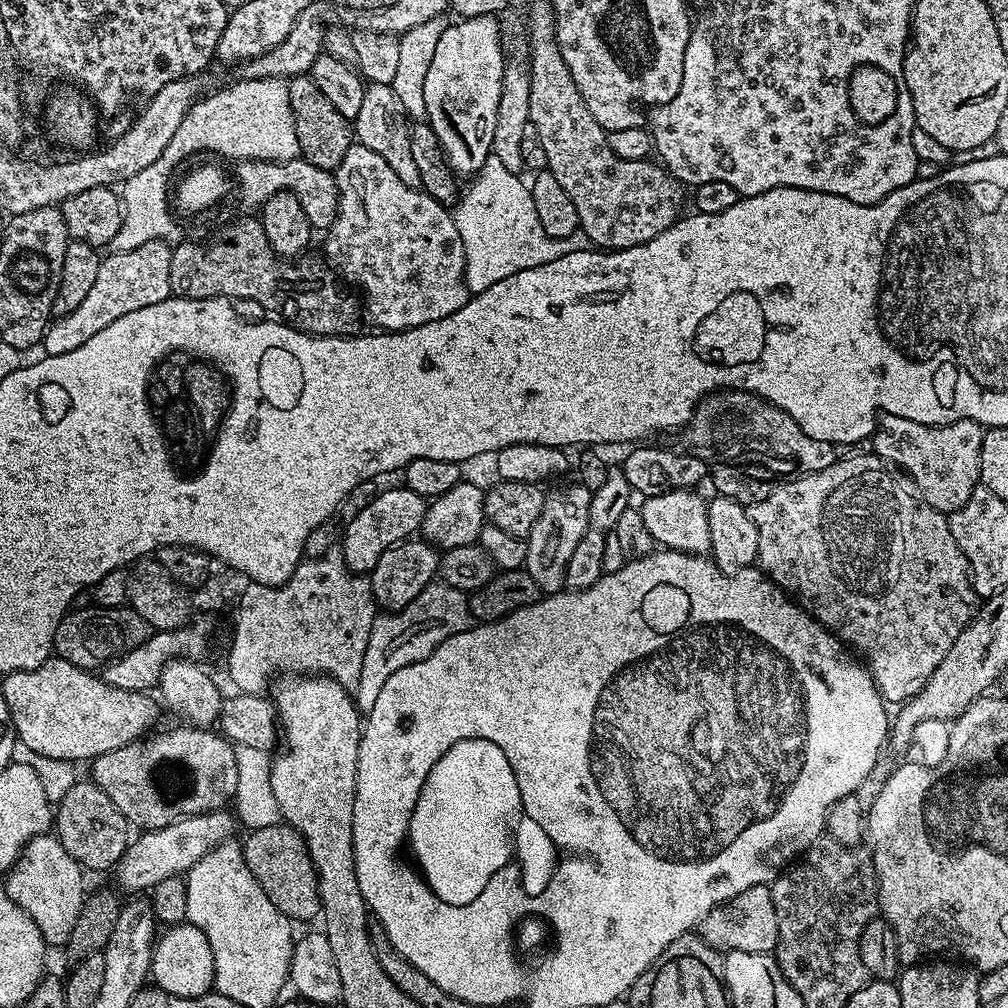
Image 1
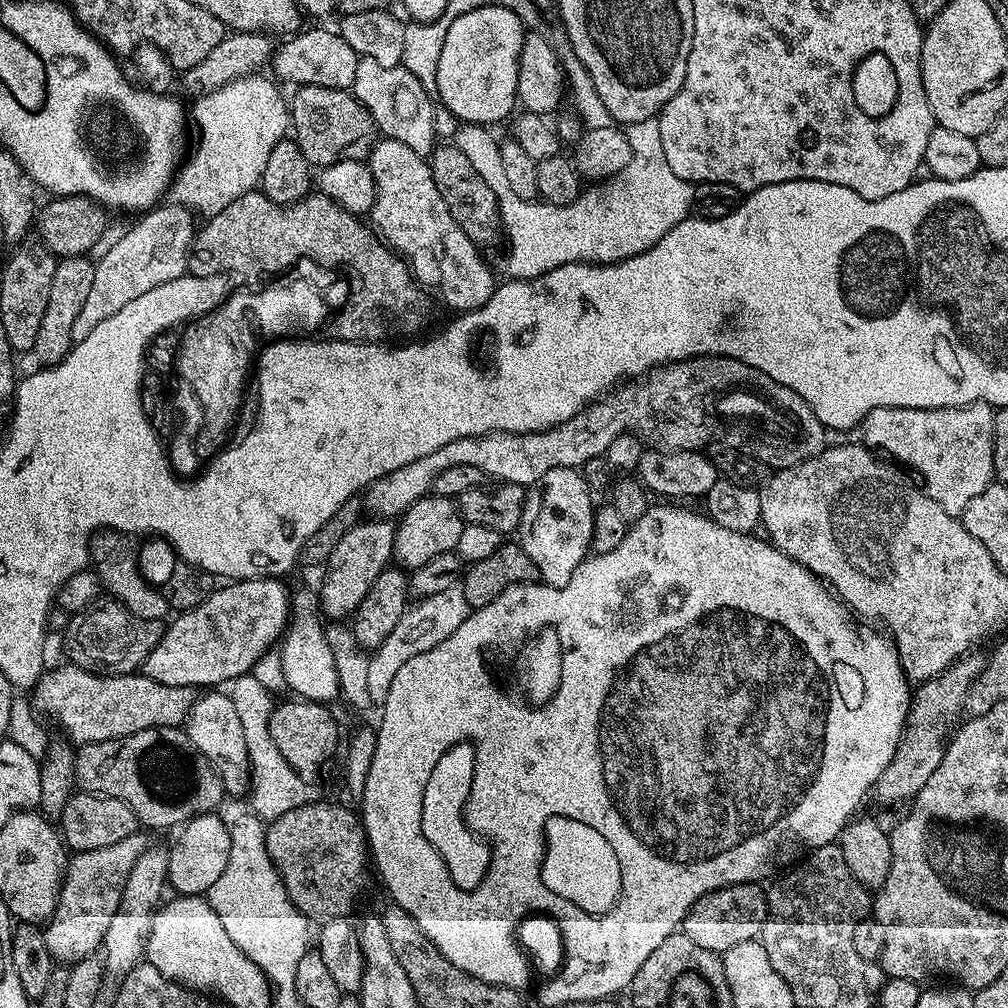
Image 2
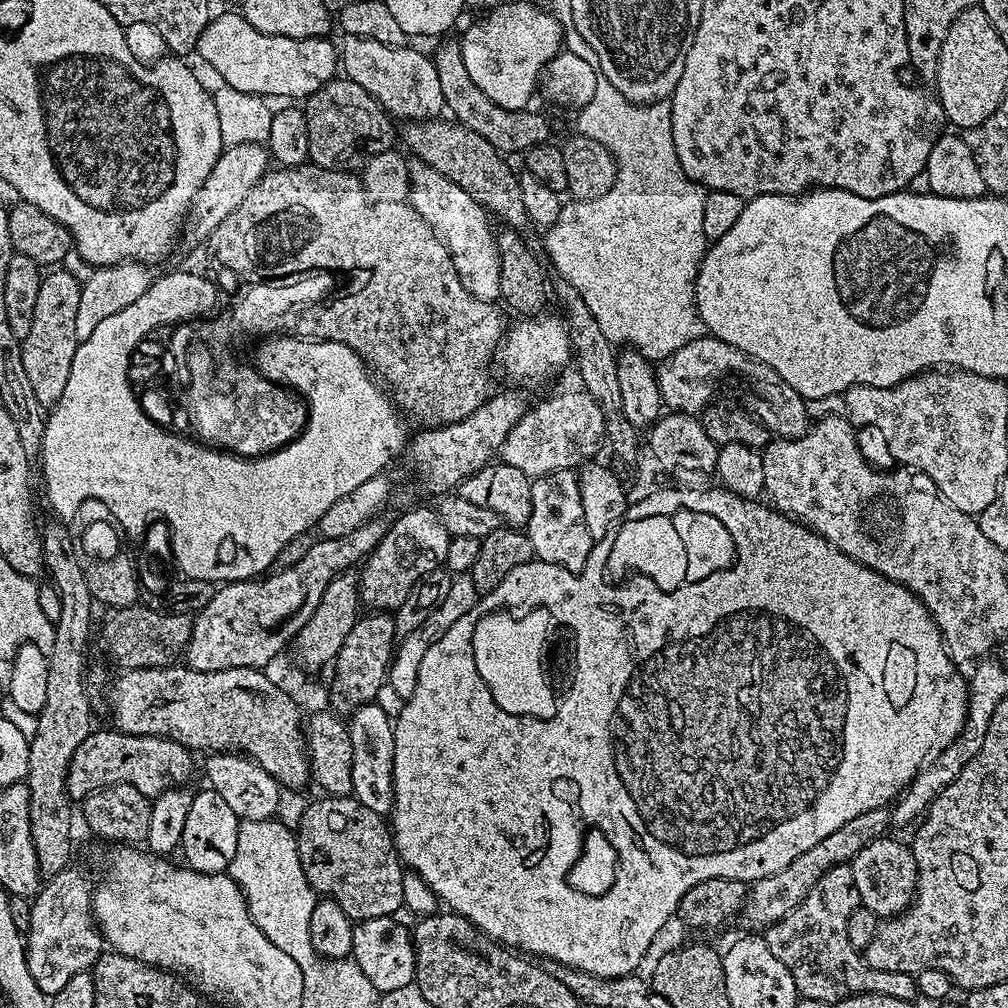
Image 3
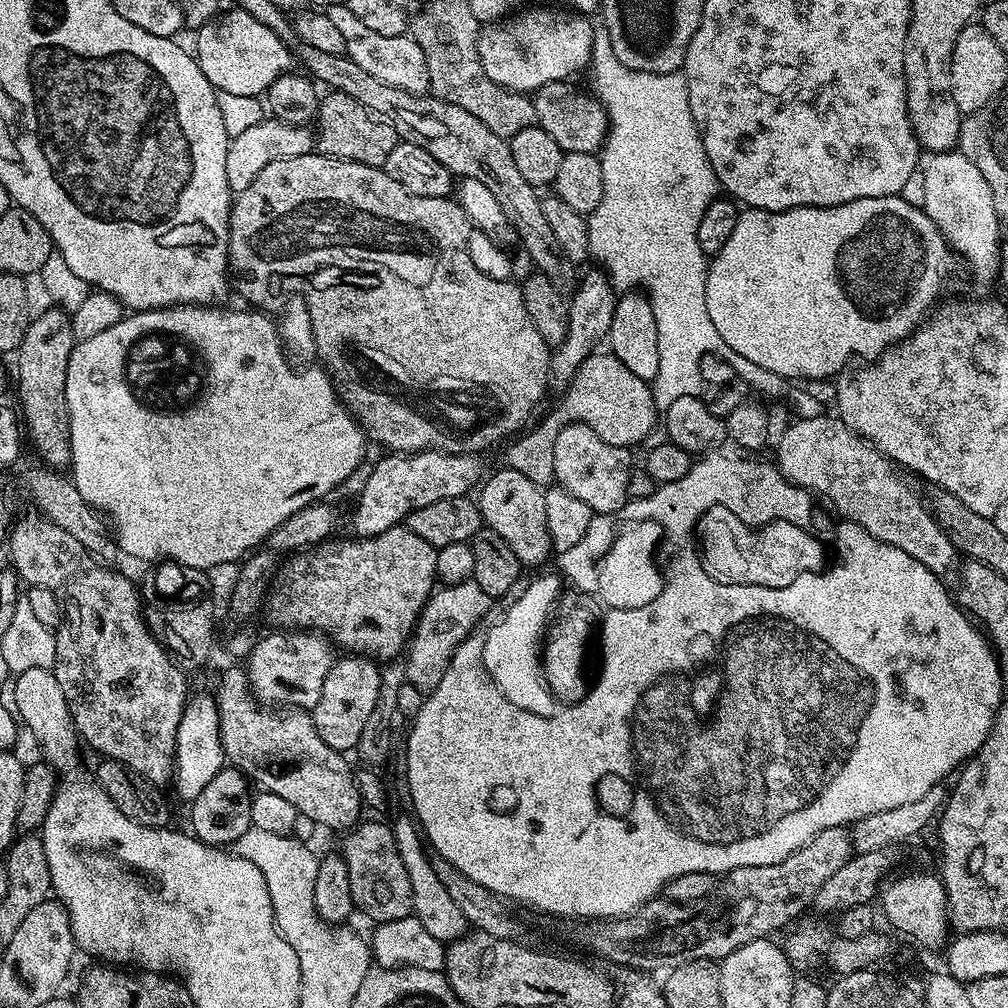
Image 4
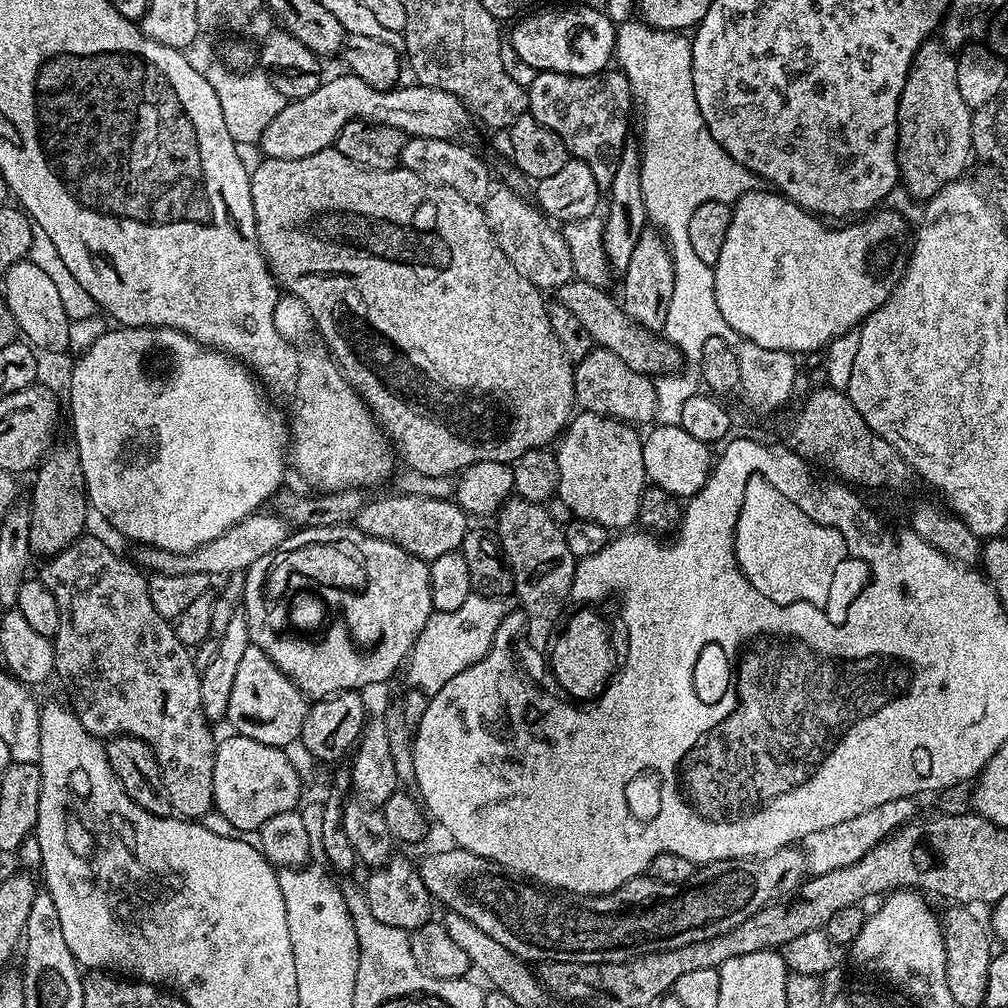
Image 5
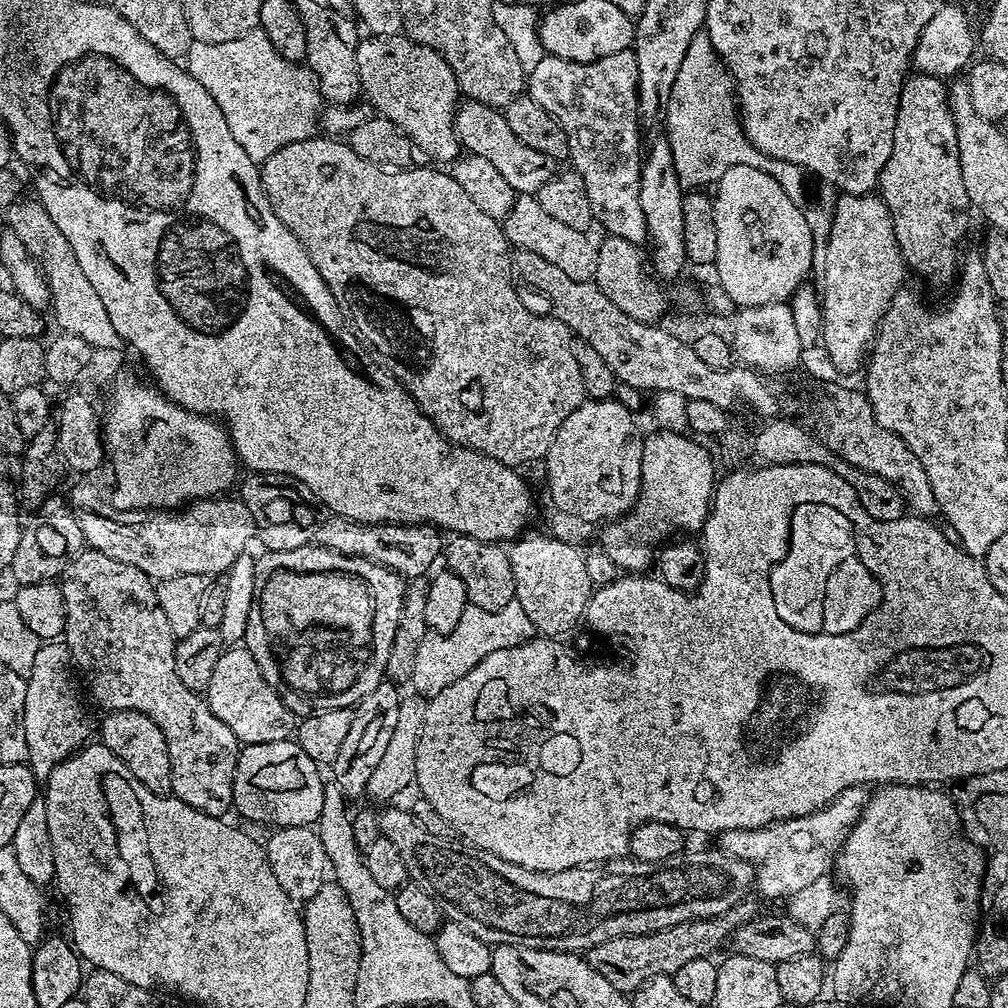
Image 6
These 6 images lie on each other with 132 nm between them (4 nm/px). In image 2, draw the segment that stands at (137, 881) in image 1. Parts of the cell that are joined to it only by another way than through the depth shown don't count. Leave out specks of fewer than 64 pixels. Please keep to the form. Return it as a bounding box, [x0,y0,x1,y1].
[43,830,150,966]

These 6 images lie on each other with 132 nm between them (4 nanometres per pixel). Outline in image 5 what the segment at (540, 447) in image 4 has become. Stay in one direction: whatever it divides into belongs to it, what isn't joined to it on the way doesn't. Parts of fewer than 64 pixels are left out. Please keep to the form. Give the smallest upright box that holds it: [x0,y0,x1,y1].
[575,346,657,426]

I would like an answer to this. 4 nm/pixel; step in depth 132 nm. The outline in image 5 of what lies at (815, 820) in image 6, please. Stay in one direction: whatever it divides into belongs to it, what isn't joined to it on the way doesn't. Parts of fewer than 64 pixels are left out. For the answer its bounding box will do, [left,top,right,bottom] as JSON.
[802,796,917,876]

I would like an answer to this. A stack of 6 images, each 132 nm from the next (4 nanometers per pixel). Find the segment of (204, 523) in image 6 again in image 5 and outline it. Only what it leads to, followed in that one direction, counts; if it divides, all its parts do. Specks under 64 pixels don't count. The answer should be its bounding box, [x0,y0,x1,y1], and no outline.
[149,512,290,577]

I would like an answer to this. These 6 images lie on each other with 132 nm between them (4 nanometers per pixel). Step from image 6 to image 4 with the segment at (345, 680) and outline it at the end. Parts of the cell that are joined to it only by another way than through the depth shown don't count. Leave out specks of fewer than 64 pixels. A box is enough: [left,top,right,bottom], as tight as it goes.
[262,526,438,662]

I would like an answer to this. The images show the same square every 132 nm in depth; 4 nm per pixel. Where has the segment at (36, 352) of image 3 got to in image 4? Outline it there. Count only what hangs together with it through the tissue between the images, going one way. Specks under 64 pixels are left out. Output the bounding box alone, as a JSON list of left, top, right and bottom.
[14,306,74,470]

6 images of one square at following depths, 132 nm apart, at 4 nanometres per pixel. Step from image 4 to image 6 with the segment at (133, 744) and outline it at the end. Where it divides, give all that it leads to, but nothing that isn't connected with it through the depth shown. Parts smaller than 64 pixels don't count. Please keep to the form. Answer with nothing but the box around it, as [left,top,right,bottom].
[58,550,242,817]

